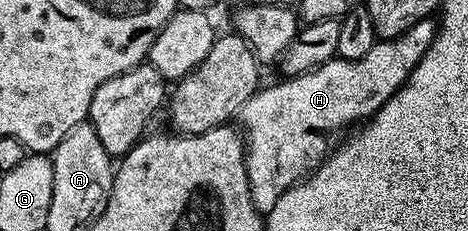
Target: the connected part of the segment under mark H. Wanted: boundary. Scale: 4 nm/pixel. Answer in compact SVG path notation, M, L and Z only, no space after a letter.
M424 18L400 36L376 41L366 56L359 59L336 56L331 62L320 64L320 68L312 72L304 72L295 78L283 77L282 82L274 82L271 86L263 85L244 103L240 121L246 147L246 171L252 204L259 214L270 214L272 208L276 208L276 200L280 200L284 192L288 192L303 178L313 174L326 161L332 150L330 137L338 129L349 131L371 118L380 108L384 108L384 104L388 104L390 97L408 80L416 64L420 64L424 52L432 44L435 33L435 19Z

